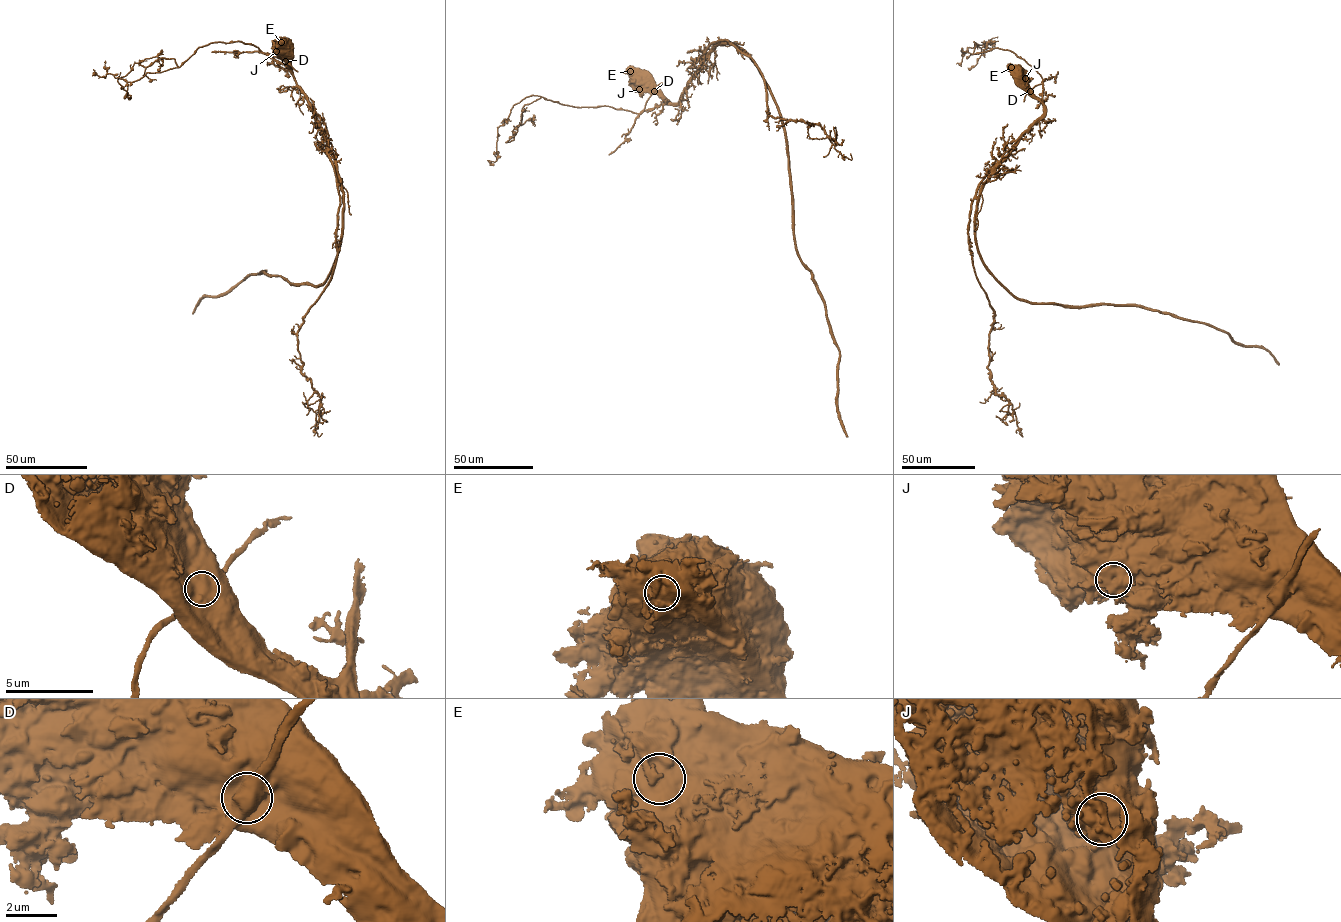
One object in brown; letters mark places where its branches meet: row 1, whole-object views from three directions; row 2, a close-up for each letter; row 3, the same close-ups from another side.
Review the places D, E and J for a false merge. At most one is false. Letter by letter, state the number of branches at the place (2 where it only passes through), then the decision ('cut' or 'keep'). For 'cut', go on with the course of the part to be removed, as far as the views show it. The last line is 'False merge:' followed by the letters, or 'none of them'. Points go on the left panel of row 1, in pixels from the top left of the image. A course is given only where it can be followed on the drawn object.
D: 1 | cut | (285, 61), (253, 45), (218, 42), (197, 47), (179, 67), (131, 82), (110, 73), (101, 77), (93, 69)
E: 1 | keep
J: 1 | keep
False merge: D

